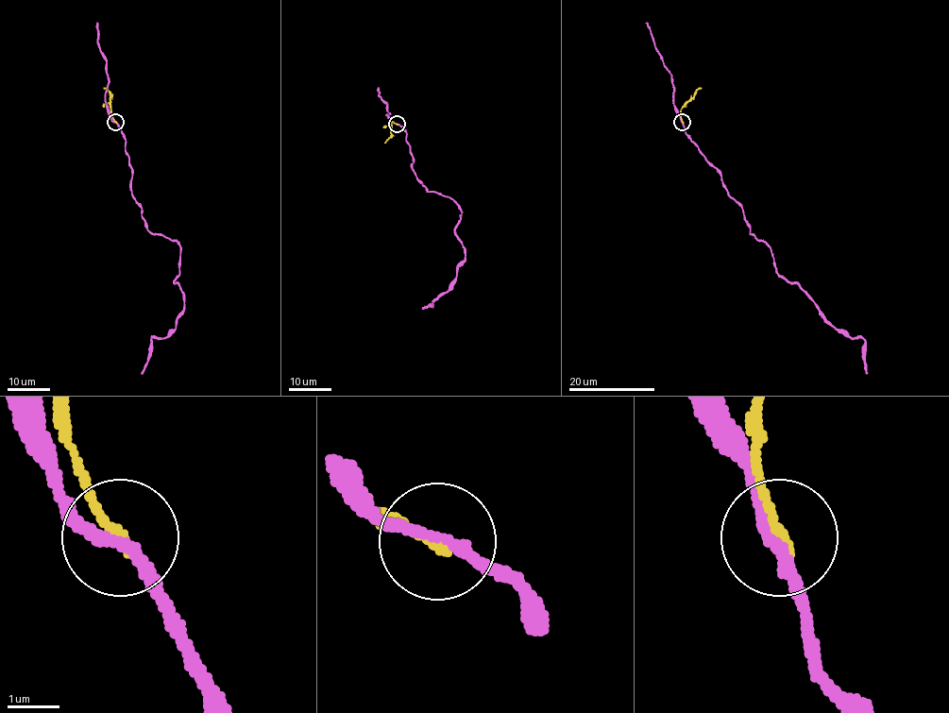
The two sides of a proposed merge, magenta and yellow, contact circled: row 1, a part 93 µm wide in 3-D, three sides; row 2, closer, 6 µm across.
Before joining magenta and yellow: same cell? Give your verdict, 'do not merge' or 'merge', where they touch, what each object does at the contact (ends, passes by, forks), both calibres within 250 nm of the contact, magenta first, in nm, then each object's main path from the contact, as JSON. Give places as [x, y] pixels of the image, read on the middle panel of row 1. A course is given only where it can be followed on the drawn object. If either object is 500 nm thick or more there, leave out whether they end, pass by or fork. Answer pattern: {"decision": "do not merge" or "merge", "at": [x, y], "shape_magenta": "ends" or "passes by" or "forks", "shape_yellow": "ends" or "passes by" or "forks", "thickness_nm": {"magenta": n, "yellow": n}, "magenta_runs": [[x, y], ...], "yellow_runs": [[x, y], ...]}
{"decision": "do not merge", "at": [397, 124], "shape_magenta": "passes by", "shape_yellow": "ends", "thickness_nm": {"magenta": 240, "yellow": 220}, "magenta_runs": [[397, 124], [413, 171], [461, 210], [455, 235], [465, 260], [446, 292], [422, 308]], "yellow_runs": [[397, 124], [392, 122], [391, 136], [384, 143]]}

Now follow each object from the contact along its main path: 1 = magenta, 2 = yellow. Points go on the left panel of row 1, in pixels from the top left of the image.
1: (115, 122), (145, 227), (179, 246), (175, 282), (184, 311), (164, 338), (151, 339), (141, 373)
2: (115, 122), (110, 93), (104, 87)

